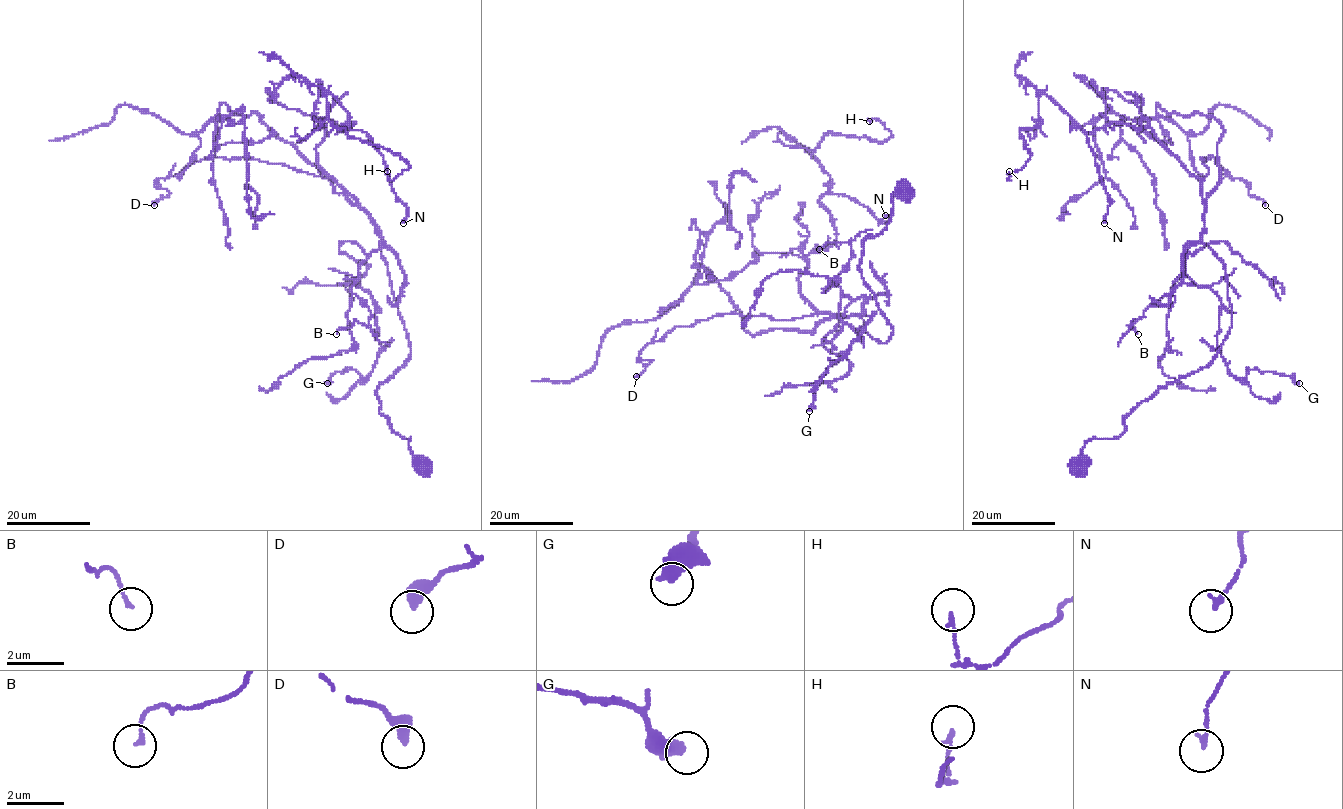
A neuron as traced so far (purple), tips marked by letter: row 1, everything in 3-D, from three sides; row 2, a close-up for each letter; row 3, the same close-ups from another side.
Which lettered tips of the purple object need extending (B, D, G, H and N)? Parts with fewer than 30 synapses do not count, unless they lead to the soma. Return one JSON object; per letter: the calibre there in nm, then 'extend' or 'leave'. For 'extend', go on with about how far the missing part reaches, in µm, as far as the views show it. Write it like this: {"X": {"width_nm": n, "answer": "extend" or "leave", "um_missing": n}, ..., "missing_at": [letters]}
{"B": {"width_nm": 130, "answer": "leave"}, "D": {"width_nm": 400, "answer": "leave"}, "G": {"width_nm": 480, "answer": "leave"}, "H": {"width_nm": 130, "answer": "leave"}, "N": {"width_nm": 170, "answer": "leave"}, "missing_at": []}

